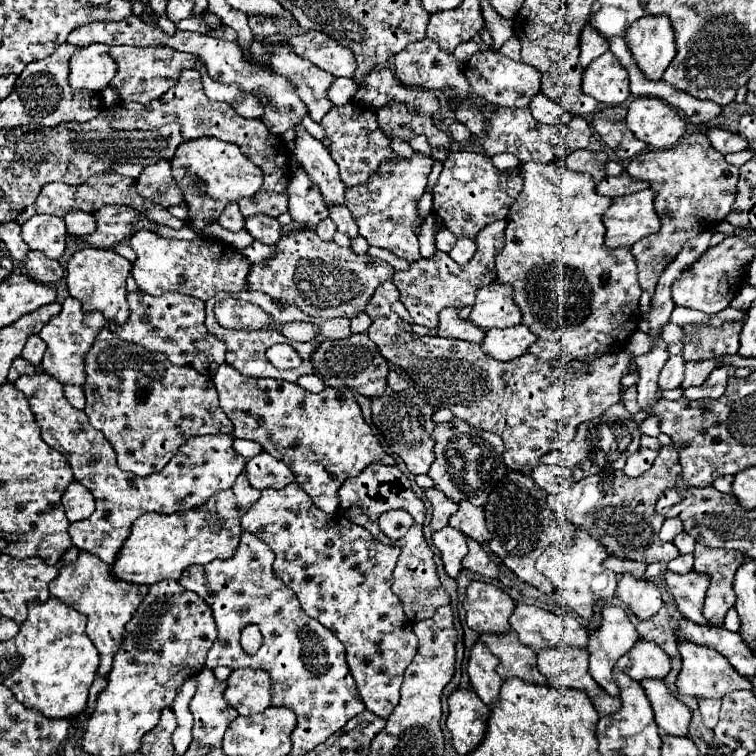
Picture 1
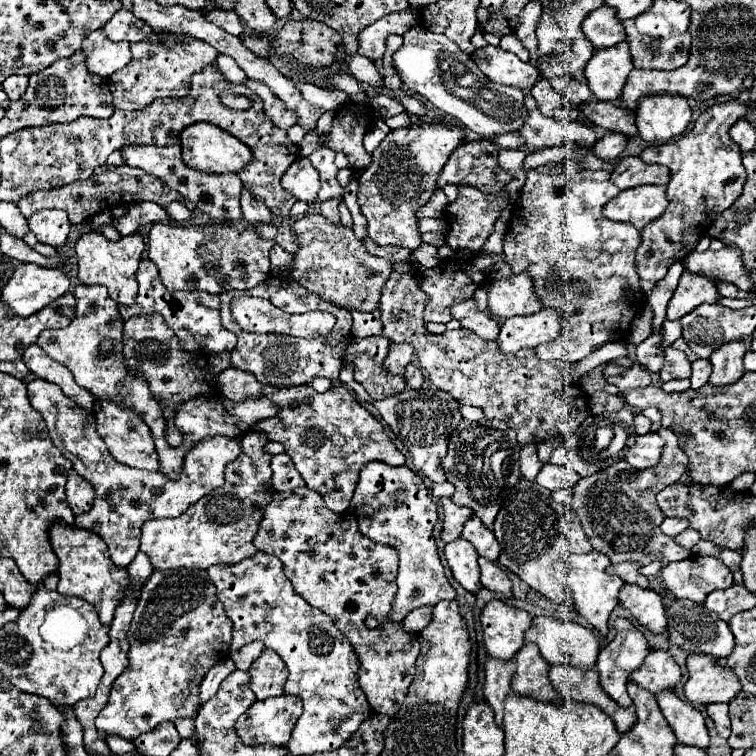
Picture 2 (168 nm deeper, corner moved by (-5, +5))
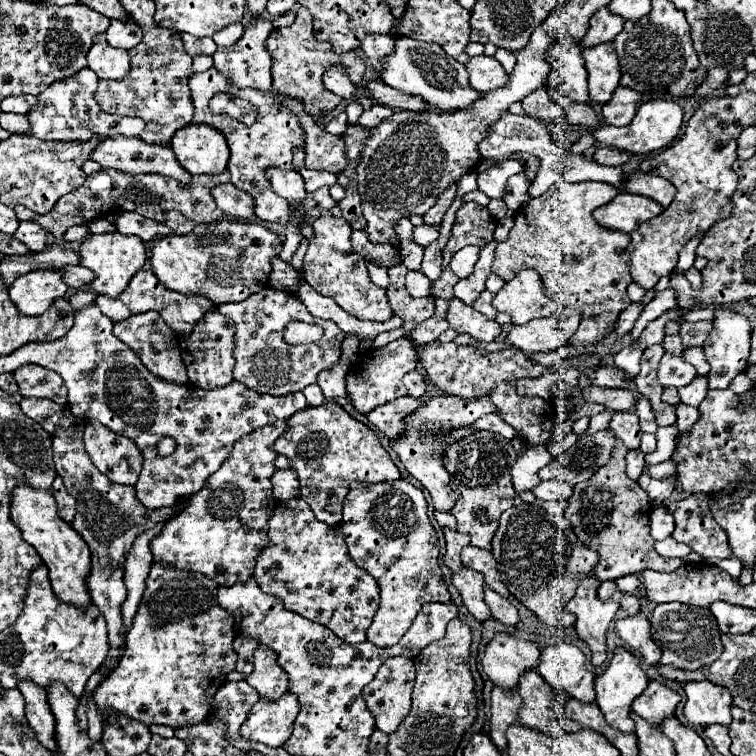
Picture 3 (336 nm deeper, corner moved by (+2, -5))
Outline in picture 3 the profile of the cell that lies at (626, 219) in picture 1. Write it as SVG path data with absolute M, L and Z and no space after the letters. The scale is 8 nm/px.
M619 192L615 200L599 206L593 212L593 218L609 230L619 230L629 234L637 228L637 224L641 224L643 220L651 220L661 212L663 212L663 206L647 196Z

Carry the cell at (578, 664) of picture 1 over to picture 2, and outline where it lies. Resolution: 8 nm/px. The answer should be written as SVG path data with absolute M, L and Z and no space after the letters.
M552 664L550 682L564 700L596 704L600 710L604 710L614 720L618 732L632 728L632 722L636 720L634 708L632 706L630 708L618 706L604 692L604 688L598 682L598 670L594 666L592 668L580 668L580 666Z

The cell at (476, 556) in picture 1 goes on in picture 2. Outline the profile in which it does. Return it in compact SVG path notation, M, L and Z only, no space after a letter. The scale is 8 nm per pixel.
M480 556L478 566L480 566L480 582L482 582L482 586L486 586L490 590L496 590L496 592L502 592L504 596L510 596L510 590L512 590L510 578L496 562L490 562L484 556Z

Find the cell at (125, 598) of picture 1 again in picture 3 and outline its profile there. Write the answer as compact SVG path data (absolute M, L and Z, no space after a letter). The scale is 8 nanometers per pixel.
M29 484L15 486L11 496L11 520L21 530L23 540L37 550L43 564L49 568L49 580L53 584L55 596L63 602L87 608L91 602L89 592L85 588L85 576L89 574L89 548L81 540L81 536L73 532L71 524L63 522L57 516L53 494L49 490L31 488Z

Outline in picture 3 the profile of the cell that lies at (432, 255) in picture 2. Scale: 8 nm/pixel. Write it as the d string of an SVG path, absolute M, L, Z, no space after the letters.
M409 272L405 286L413 298L431 296L431 280L423 272Z

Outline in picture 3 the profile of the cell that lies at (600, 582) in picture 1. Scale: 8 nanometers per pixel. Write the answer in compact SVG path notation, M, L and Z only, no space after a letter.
M585 576L577 588L577 594L569 602L569 608L573 608L573 614L577 616L575 630L577 636L591 648L593 652L593 666L601 666L607 660L607 646L605 646L605 634L609 624L613 622L619 604L605 604L597 600L597 588L599 580L595 576Z

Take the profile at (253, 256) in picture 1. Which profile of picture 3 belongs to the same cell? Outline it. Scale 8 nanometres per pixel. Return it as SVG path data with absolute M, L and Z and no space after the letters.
M301 242L295 256L293 256L293 260L291 260L291 266L297 270L301 282L303 282L303 256L305 256L305 252L307 252L307 242Z

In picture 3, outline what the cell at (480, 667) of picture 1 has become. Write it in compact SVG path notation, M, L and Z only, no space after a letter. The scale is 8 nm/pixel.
M493 688L491 692L491 740L499 748L499 752L507 750L507 738L505 732L509 726L517 722L517 710L521 706L521 696L517 690L501 690Z

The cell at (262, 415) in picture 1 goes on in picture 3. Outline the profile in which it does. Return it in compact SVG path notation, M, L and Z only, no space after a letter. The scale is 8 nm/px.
M327 400L315 408L309 406L305 412L291 416L287 432L277 440L275 450L293 462L293 470L301 482L301 498L311 504L315 518L331 526L341 522L341 506L351 482L377 484L401 478L399 468L381 446L377 434L349 416L335 400Z

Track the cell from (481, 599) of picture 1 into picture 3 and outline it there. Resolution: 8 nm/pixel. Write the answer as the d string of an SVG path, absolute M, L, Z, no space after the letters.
M497 634L485 650L483 672L489 680L503 688L513 690L519 684L519 678L527 670L535 670L539 666L539 648L533 642L517 640L507 634Z

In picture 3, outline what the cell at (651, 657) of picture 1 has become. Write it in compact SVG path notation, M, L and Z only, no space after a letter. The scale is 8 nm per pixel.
M649 682L643 696L633 702L633 712L645 718L653 726L661 726L661 722L669 716L675 716L675 708L681 696L671 688L663 686L661 682Z

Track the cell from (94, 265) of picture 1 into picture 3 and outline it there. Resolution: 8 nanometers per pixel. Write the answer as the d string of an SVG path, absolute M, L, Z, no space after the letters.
M109 232L109 234L101 234L101 236L89 236L87 240L83 240L81 244L81 264L89 270L95 272L95 280L91 284L91 288L97 294L105 294L109 298L117 298L125 286L129 284L129 280L133 278L135 272L139 272L147 260L147 250L145 244L139 236L123 236L119 232Z

